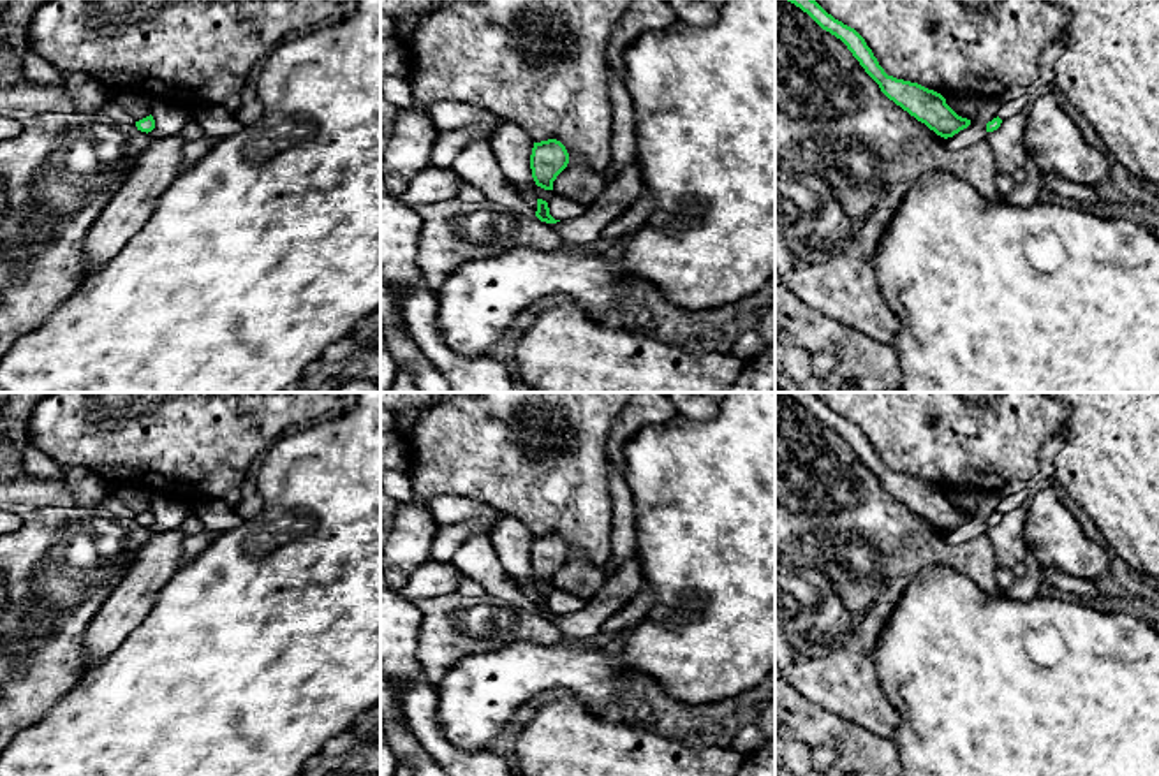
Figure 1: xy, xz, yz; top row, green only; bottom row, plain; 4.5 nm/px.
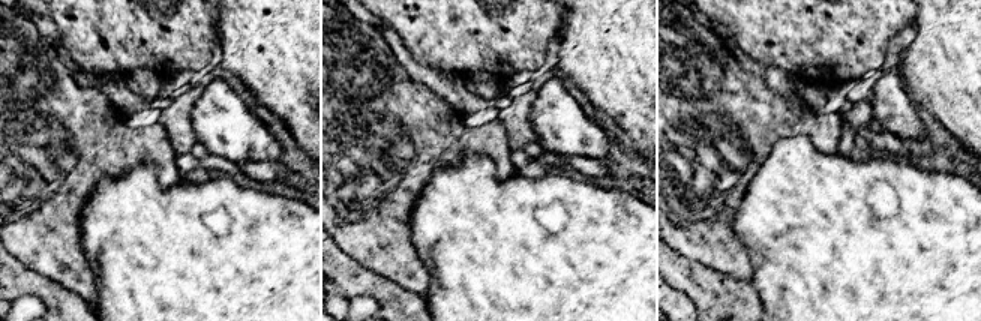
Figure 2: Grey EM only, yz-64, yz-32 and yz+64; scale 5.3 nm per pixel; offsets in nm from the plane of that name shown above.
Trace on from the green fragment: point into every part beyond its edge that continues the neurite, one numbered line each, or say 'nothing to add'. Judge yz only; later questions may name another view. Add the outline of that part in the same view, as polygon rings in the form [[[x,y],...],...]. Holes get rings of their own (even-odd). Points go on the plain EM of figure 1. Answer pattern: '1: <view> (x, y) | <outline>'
nothing to add

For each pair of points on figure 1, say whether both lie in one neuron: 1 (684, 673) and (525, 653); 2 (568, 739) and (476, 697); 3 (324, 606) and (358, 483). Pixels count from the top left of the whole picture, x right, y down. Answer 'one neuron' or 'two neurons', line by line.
1: two neurons
2: two neurons
3: one neuron

